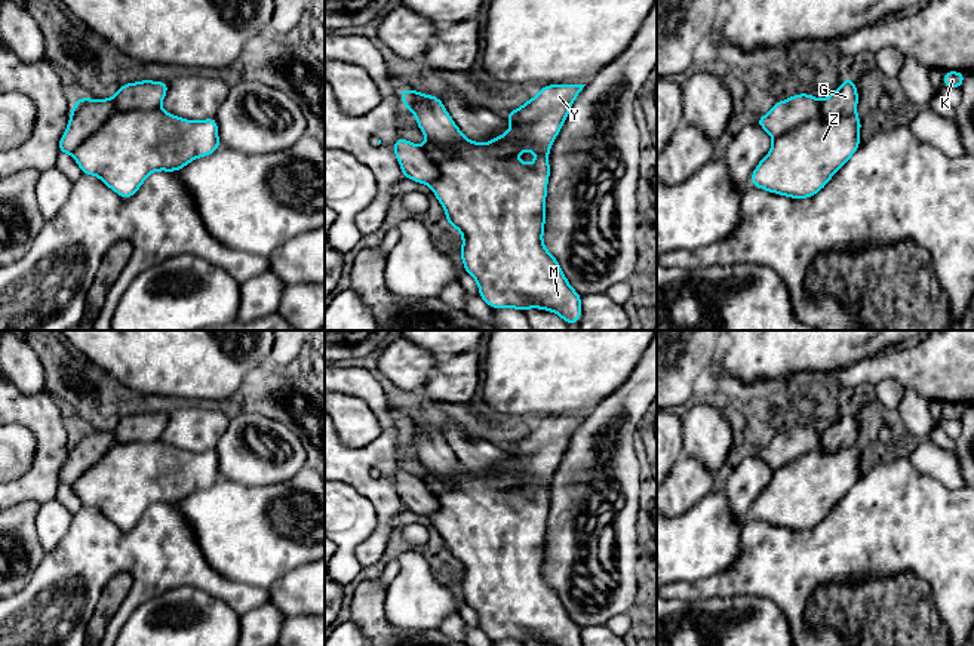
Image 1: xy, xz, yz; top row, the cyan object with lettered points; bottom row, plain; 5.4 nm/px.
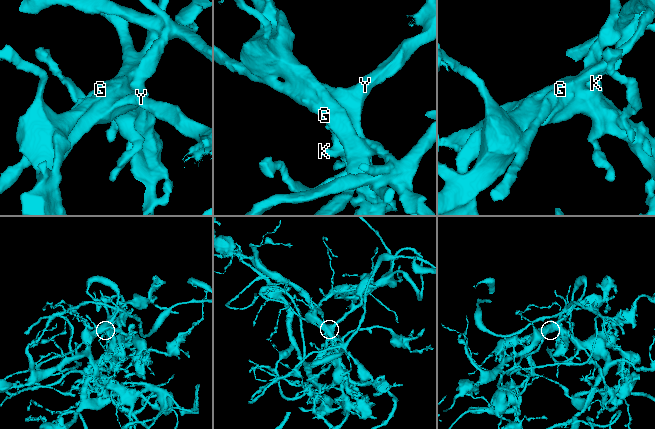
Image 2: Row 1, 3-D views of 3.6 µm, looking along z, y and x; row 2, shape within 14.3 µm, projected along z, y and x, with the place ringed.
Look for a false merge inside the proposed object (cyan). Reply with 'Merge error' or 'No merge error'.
Merge error

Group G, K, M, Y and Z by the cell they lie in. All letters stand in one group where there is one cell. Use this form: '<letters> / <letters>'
G / K M Y Z

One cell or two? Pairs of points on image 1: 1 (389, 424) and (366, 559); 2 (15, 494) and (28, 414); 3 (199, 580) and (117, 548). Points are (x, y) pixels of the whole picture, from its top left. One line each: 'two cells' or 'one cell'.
1: one cell
2: one cell
3: one cell

